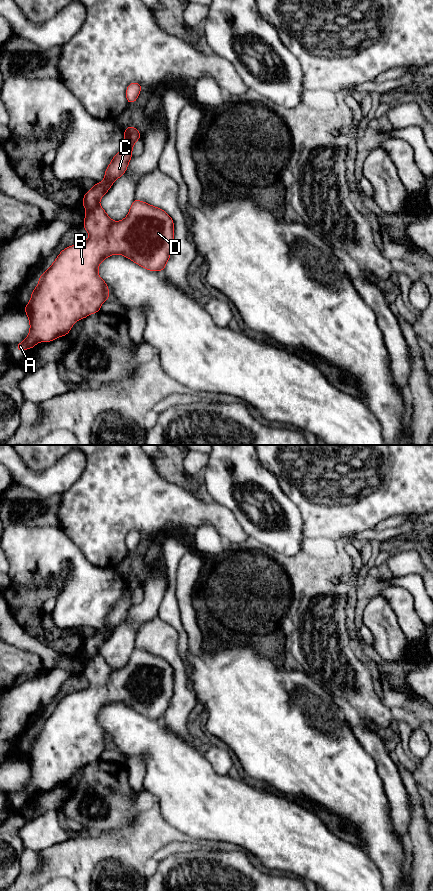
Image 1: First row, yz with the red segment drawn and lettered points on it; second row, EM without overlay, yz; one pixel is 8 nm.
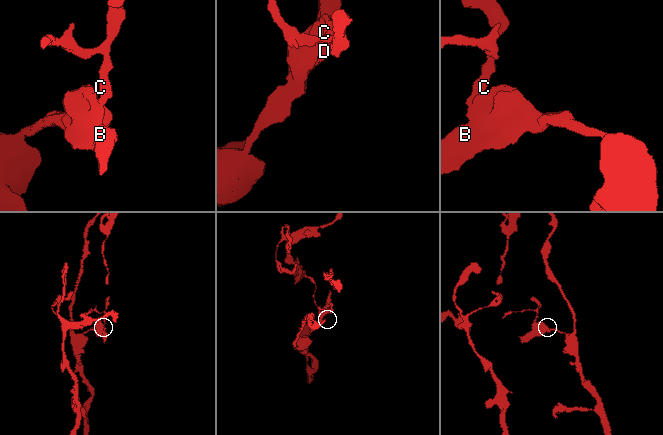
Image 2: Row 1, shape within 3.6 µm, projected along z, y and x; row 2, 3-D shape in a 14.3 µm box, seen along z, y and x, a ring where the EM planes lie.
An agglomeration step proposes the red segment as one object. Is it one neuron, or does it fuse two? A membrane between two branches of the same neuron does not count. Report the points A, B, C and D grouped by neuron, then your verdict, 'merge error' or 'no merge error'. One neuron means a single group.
A B D / C | merge error

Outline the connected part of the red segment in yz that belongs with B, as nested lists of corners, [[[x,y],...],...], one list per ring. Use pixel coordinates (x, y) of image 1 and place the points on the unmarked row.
[[[137,647],[133,648],[126,666],[119,670],[112,669],[99,652],[94,656],[87,657],[83,677],[88,679],[89,687],[60,700],[52,714],[38,727],[39,732],[32,739],[29,752],[22,755],[30,770],[30,780],[22,791],[16,793],[18,800],[31,797],[40,789],[50,790],[57,785],[66,784],[77,768],[100,759],[102,751],[110,746],[108,734],[98,722],[98,714],[105,706],[113,702],[121,702],[147,718],[164,719],[174,694],[172,666],[164,658]]]

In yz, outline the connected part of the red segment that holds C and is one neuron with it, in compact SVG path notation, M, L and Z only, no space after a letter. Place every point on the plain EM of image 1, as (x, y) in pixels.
M134 574L125 576L124 583L125 588L122 598L114 604L107 615L104 629L102 631L95 631L94 635L85 641L82 650L84 656L91 657L97 654L102 644L111 636L113 630L126 620L128 611L133 605L133 593L142 584Z

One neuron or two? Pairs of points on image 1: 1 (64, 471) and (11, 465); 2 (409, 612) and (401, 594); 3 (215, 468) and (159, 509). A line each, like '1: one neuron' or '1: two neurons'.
1: one neuron
2: one neuron
3: two neurons

